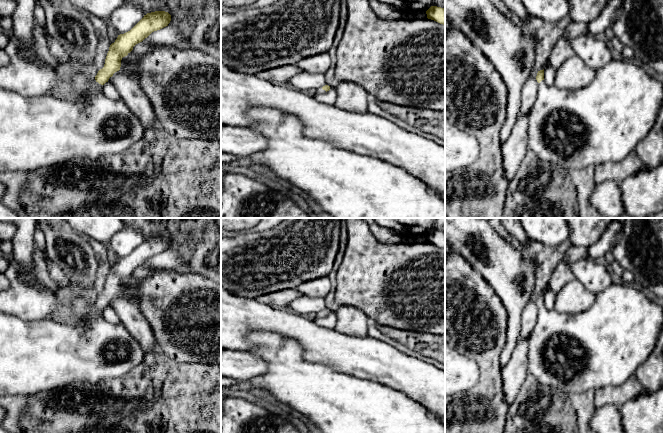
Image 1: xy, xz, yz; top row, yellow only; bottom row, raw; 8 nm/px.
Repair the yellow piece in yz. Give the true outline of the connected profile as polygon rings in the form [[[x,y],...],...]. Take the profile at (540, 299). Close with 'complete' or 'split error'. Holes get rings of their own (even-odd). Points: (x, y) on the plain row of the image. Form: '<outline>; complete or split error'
[[[611,284],[605,290],[596,295],[592,306],[577,314],[559,313],[554,309],[548,310],[544,305],[544,293],[538,295],[536,304],[538,306],[538,315],[536,317],[535,327],[529,336],[529,347],[527,353],[528,372],[542,385],[558,389],[568,395],[576,392],[586,392],[589,389],[597,391],[604,387],[619,386],[625,383],[631,376],[635,375],[637,369],[651,355],[656,346],[657,339],[663,328],[663,309],[657,303],[652,302],[643,291],[634,287],[633,284]]]; split error

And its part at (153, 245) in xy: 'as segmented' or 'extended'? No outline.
extended

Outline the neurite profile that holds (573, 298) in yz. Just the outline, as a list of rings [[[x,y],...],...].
[[[577,279],[565,284],[557,293],[554,310],[559,313],[577,314],[589,309],[596,295],[589,292]]]

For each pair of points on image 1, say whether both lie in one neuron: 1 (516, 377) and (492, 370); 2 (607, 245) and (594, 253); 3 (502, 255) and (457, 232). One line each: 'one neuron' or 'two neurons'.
1: two neurons
2: one neuron
3: one neuron

